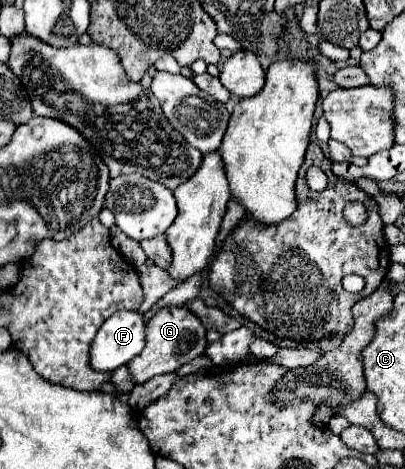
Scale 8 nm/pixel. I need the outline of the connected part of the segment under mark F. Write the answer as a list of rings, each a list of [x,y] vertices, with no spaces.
[[[116,311],[92,341],[90,365],[96,371],[114,371],[126,365],[144,349],[144,331],[146,321],[140,311]]]

